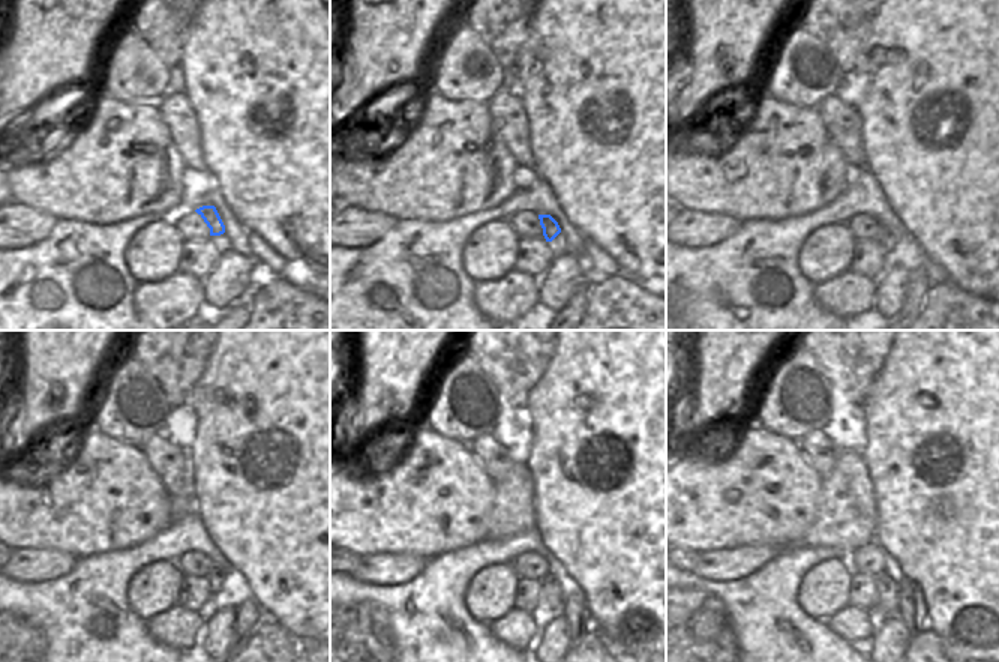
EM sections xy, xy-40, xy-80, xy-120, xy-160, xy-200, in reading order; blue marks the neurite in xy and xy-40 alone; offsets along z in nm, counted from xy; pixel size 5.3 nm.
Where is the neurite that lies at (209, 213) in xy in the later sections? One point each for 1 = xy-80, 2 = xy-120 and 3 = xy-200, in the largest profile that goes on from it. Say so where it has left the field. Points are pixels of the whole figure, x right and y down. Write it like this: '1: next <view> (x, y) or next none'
1: next xy-80 (885, 237)
2: next xy-120 (215, 575)
3: next xy-200 (885, 607)

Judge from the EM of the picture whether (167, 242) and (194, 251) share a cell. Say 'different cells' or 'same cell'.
different cells

